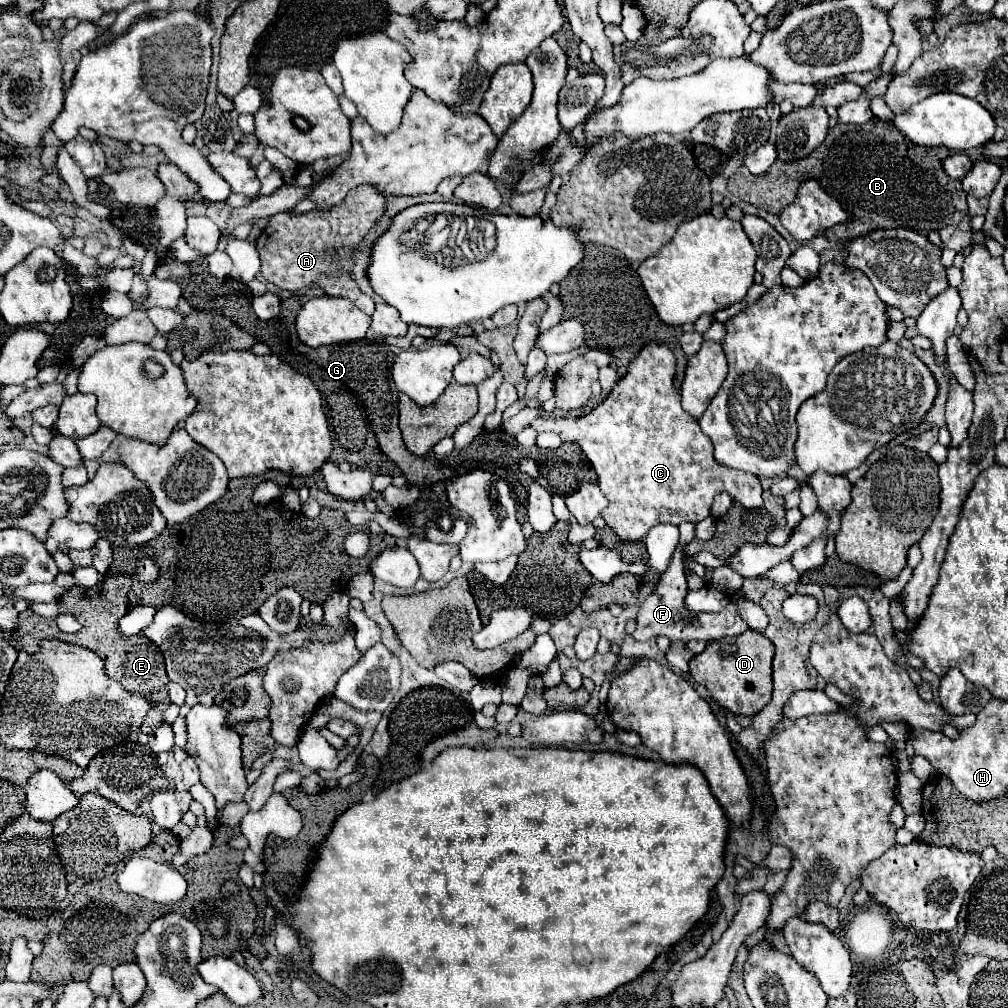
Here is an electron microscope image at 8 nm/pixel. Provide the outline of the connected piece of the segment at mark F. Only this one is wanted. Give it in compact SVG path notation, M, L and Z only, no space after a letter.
M680 523L680 543L674 551L674 557L670 561L670 567L666 573L662 573L656 589L644 599L640 613L636 617L636 631L632 633L632 637L636 641L648 641L650 637L658 637L664 635L670 641L692 641L692 639L704 639L704 641L714 641L726 635L742 635L748 629L748 623L740 617L738 607L736 607L736 595L730 599L730 603L720 611L720 613L698 613L698 615L690 615L684 609L684 597L688 593L686 587L686 575L684 575L684 563L682 563L682 545L690 543L696 537L696 525L694 523Z

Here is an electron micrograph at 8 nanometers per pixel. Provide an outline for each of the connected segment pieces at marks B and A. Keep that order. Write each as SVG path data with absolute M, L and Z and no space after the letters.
M874 117L864 125L838 123L830 127L824 143L808 157L794 163L778 159L764 175L752 175L742 165L728 179L728 191L734 197L752 203L754 207L778 215L794 201L800 181L814 177L854 215L850 223L842 223L824 231L828 241L846 241L872 229L892 227L906 227L928 233L946 225L958 225L968 215L966 193L960 181L950 179L944 173L944 157L948 157L948 149L914 145L904 135L900 135L900 131L890 121L880 121Z
M358 185L350 189L346 199L328 211L292 213L282 211L268 219L268 225L256 239L256 249L262 259L262 277L276 289L288 289L292 293L304 287L318 285L328 297L346 297L354 301L364 313L374 311L374 301L368 297L354 279L350 279L354 267L354 251L364 235L376 225L386 211L386 197L372 185Z

